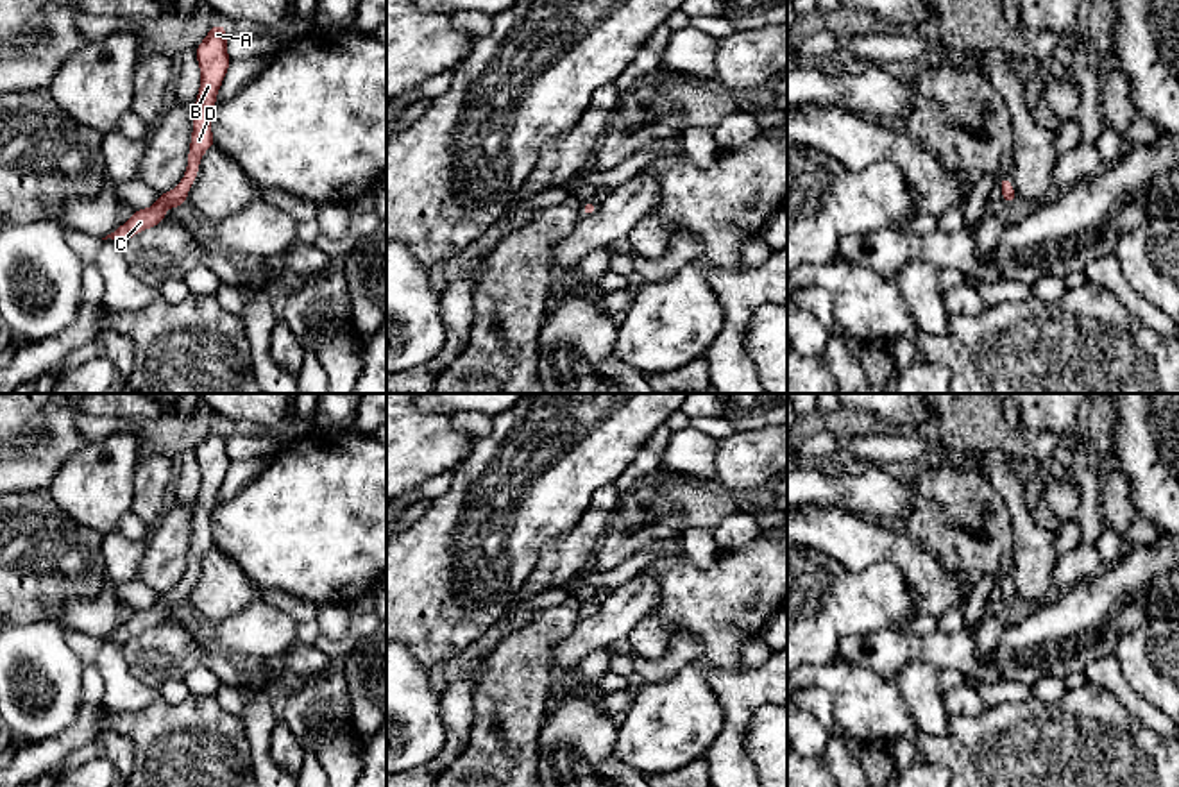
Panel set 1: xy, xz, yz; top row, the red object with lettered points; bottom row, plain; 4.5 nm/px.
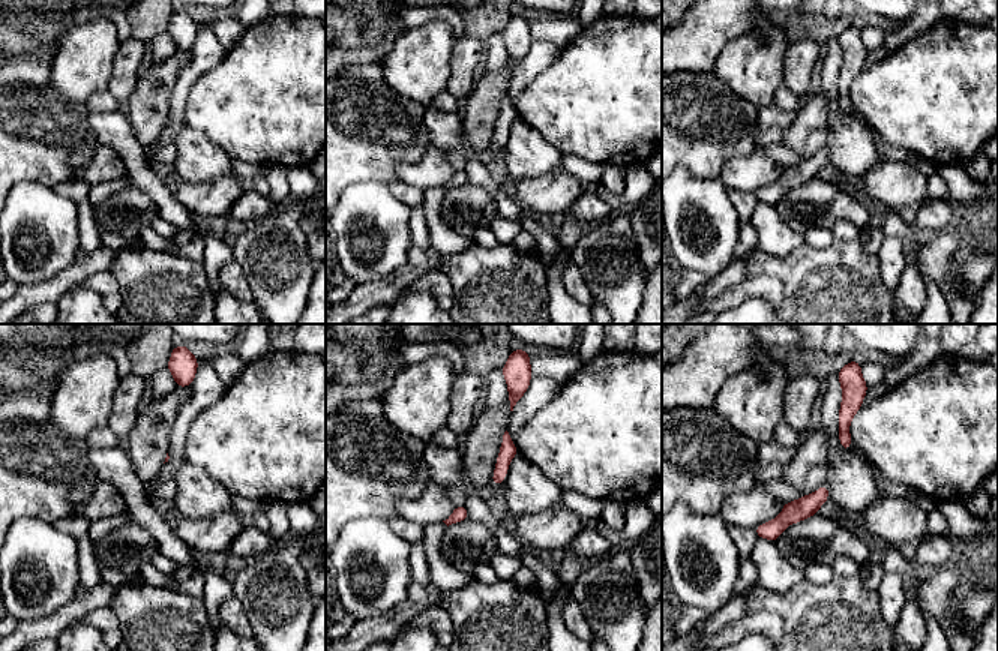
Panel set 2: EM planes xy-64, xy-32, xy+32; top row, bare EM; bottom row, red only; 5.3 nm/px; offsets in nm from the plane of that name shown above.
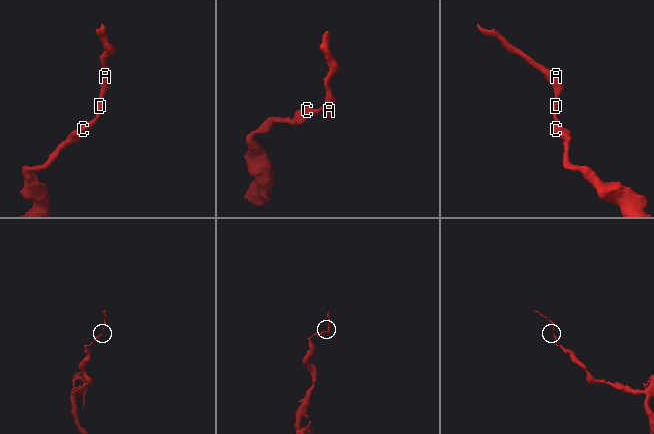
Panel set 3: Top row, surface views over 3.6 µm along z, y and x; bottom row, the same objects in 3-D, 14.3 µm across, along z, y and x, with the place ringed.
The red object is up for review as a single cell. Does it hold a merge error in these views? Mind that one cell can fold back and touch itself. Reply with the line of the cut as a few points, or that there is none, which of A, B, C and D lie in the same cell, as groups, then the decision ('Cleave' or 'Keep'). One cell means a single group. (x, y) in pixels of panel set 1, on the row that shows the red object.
No split. Groups: A B C D. Keep

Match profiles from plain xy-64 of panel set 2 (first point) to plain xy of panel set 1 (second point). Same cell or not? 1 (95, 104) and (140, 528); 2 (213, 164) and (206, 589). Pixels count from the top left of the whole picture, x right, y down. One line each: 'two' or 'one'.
1: one
2: one

